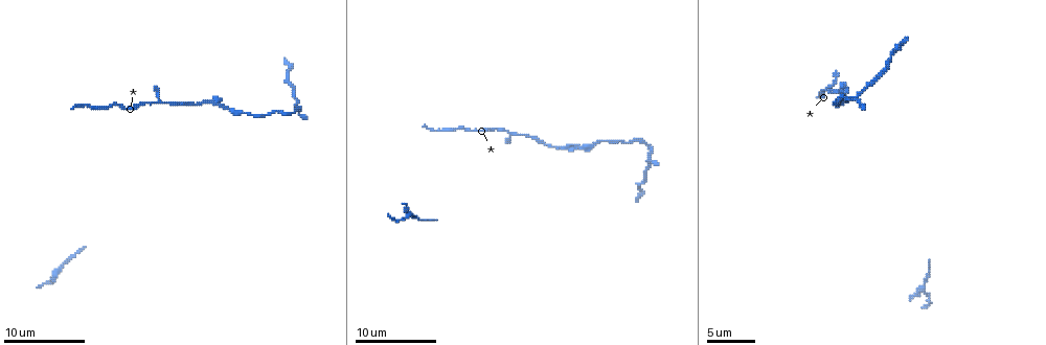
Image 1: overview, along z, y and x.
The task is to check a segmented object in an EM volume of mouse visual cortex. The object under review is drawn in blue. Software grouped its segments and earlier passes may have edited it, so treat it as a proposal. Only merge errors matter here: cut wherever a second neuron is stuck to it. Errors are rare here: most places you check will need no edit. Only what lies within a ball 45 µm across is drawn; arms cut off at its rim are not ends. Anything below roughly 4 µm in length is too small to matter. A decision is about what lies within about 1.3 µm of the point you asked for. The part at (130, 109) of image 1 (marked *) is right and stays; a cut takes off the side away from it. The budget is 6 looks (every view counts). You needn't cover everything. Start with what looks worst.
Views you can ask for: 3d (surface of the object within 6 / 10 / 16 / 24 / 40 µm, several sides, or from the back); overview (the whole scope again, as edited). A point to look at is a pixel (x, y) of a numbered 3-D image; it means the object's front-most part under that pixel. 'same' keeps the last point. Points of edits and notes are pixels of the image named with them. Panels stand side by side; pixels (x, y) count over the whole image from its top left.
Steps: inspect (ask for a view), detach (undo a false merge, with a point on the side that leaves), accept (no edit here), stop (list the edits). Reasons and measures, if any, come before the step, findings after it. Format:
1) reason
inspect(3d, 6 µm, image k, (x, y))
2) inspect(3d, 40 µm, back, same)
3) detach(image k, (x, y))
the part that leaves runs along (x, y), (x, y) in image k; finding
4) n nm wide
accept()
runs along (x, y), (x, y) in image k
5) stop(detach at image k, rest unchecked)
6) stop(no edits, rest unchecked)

a narrow waist
inspect(3d, 10 µm, image 1, (575, 149))

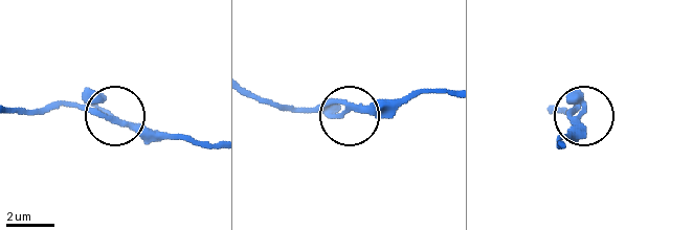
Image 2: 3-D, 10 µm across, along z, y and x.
accept()
runs along (17, 107), (36, 113), (89, 107), (165, 135) in image 2; one neuron here

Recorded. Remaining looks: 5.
thick turns thin
inspect(3d, 10 µm, image 1, (527, 134))

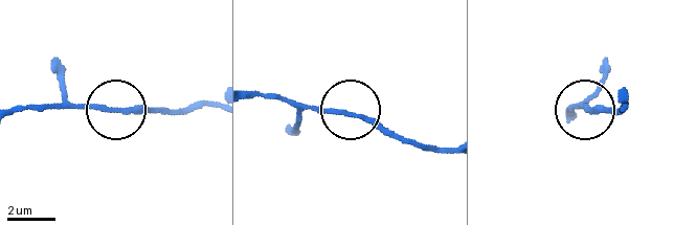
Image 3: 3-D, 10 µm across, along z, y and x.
accept()
one neuron here

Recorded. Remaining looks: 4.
calibre changes
inspect(3d, 10 µm, image 1, (68, 261))

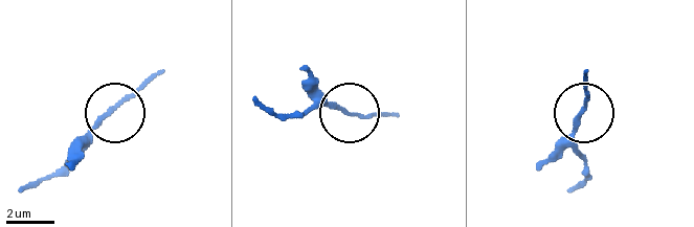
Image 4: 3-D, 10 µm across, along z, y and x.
accept()
all the same neuron

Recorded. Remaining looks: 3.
stop(no edits, rest unchecked)

